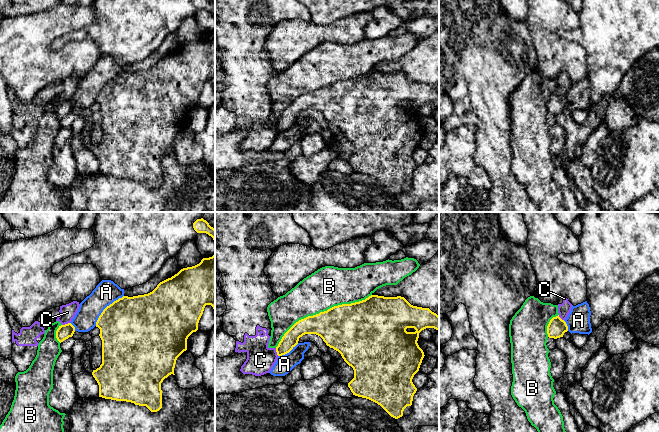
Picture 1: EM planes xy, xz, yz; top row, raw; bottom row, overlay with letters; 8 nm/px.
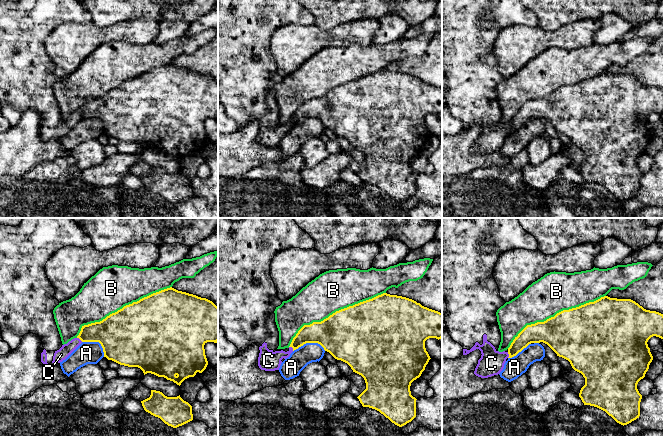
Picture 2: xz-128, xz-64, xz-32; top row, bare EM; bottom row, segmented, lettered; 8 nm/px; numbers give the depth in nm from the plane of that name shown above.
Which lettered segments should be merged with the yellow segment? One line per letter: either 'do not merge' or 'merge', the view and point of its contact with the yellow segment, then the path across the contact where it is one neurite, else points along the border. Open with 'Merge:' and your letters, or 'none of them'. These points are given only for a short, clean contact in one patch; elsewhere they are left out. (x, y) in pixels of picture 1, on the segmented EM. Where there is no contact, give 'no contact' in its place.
Merge: none of them
A: do not merge; meets yellow in xy at (105, 308)
B: do not merge; meets yellow in xz at (321, 312)
C: do not merge; meets yellow in xy at (65, 324); border along xy (69, 322), (62, 325)

